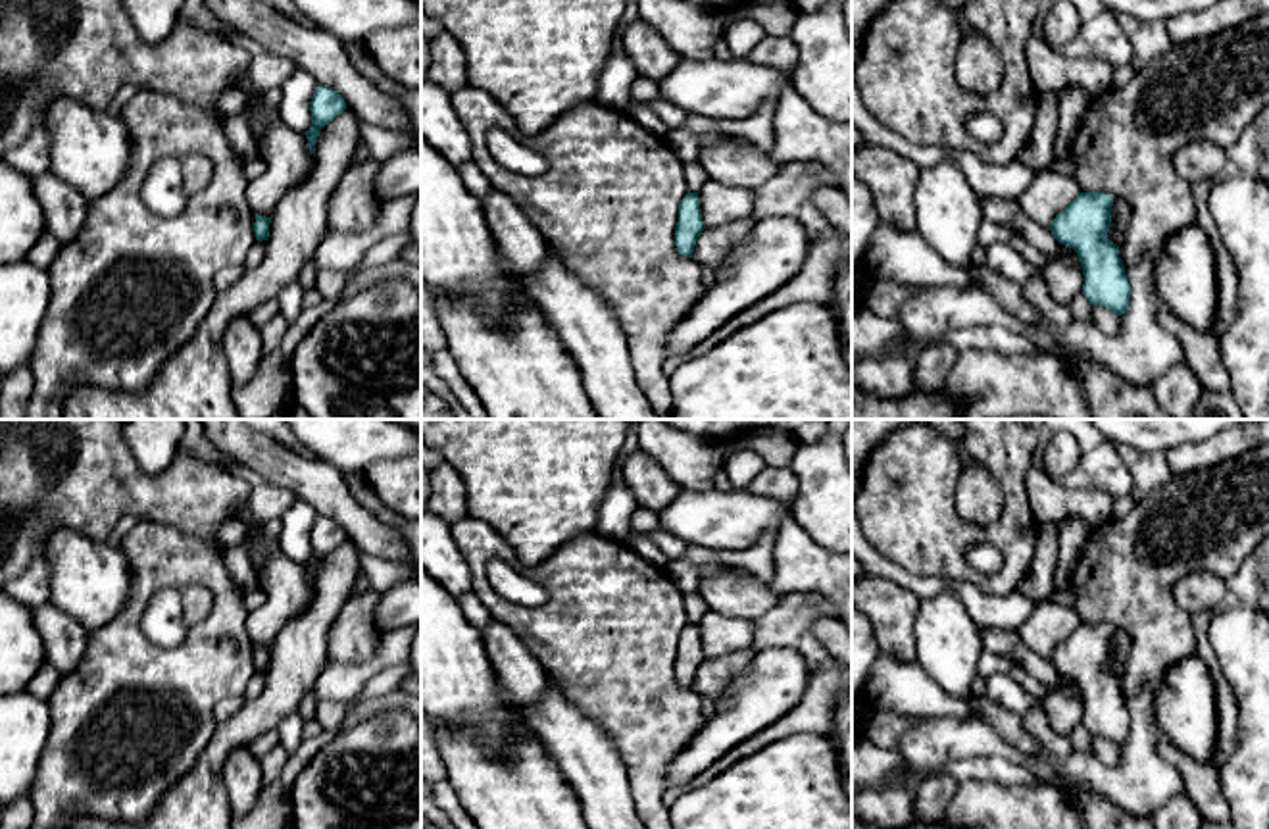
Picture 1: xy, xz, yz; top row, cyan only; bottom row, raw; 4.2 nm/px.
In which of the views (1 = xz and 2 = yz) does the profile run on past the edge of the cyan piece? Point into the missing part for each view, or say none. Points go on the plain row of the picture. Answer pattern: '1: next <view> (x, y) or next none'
1: next none
2: next none

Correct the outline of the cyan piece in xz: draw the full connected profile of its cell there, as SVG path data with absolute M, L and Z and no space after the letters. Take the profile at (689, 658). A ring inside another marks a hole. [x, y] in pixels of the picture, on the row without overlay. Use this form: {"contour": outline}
{"contour": "M686 623L679 635L679 652L675 658L675 677L681 687L692 689L694 677L702 662L706 660L702 652L702 641L698 623Z"}

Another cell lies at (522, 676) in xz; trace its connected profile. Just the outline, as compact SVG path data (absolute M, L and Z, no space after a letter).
M490 619L481 635L496 677L525 717L538 706L548 685L546 669L508 625Z

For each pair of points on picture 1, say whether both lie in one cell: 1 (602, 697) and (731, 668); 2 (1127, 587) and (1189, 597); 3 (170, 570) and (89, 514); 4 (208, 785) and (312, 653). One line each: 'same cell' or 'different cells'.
1: different cells
2: different cells
3: different cells
4: same cell

